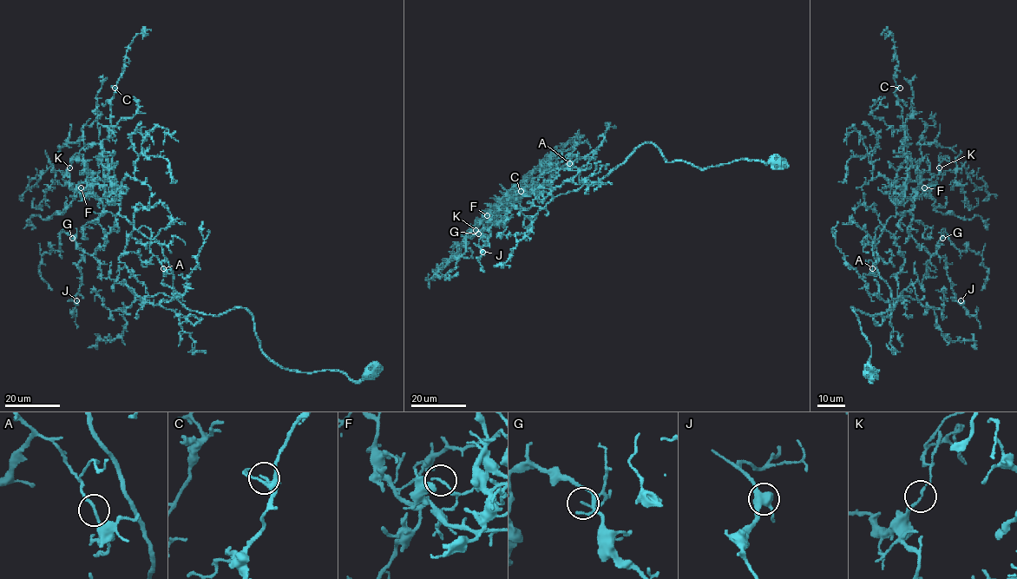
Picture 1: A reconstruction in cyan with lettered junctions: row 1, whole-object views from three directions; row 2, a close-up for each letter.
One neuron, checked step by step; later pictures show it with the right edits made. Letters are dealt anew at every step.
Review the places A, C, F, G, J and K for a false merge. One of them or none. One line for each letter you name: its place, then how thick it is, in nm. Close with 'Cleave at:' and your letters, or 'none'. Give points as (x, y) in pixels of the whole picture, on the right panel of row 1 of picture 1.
F: (924, 187) | 180 nm
Cleave at: F

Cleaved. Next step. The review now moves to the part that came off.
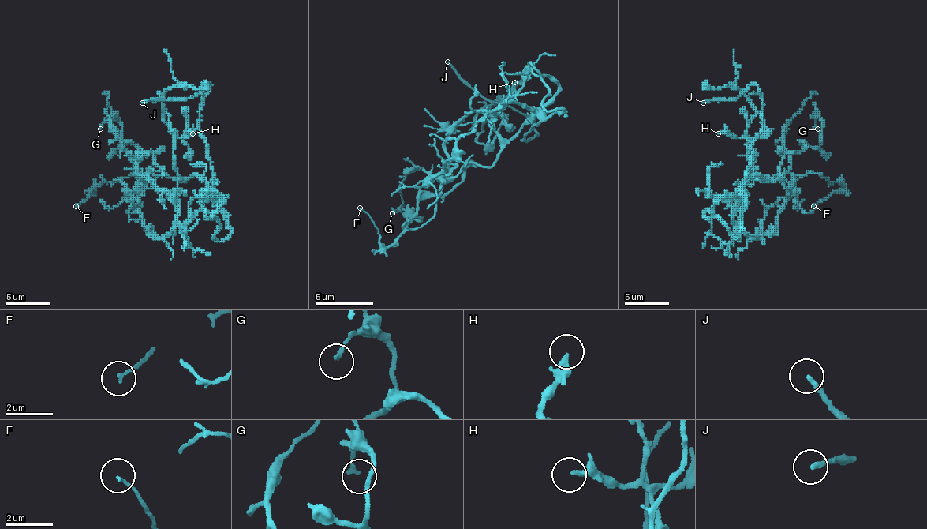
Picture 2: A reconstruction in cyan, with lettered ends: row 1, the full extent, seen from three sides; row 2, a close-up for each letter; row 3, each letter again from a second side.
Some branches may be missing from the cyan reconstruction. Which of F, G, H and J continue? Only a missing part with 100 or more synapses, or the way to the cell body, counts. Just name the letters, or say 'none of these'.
J

